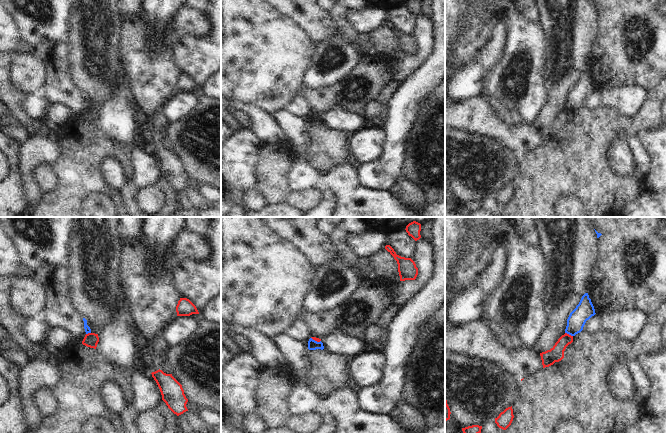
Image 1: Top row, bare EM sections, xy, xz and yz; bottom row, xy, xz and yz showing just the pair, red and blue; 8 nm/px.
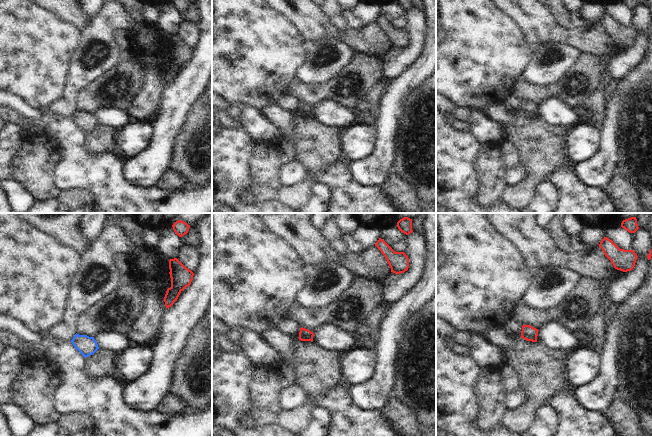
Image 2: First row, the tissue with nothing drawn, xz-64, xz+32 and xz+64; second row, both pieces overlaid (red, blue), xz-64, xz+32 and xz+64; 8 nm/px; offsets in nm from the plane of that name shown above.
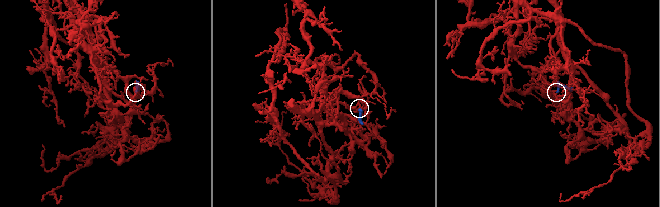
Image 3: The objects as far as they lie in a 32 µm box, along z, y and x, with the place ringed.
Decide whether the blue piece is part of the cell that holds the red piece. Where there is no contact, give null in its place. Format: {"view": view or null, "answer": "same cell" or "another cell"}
{"view": "yz", "answer": "another cell"}

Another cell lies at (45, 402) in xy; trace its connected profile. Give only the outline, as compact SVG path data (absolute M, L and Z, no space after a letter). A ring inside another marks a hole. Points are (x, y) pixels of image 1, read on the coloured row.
M42 388L34 393L34 406L40 412L43 419L53 415L58 409L58 401L53 390Z

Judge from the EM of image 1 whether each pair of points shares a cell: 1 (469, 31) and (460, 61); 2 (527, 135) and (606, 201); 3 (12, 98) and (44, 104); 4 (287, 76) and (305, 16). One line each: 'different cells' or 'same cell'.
1: same cell
2: different cells
3: different cells
4: different cells

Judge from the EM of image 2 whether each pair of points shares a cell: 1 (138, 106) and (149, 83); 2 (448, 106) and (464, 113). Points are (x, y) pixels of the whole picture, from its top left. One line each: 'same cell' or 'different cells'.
1: same cell
2: same cell

